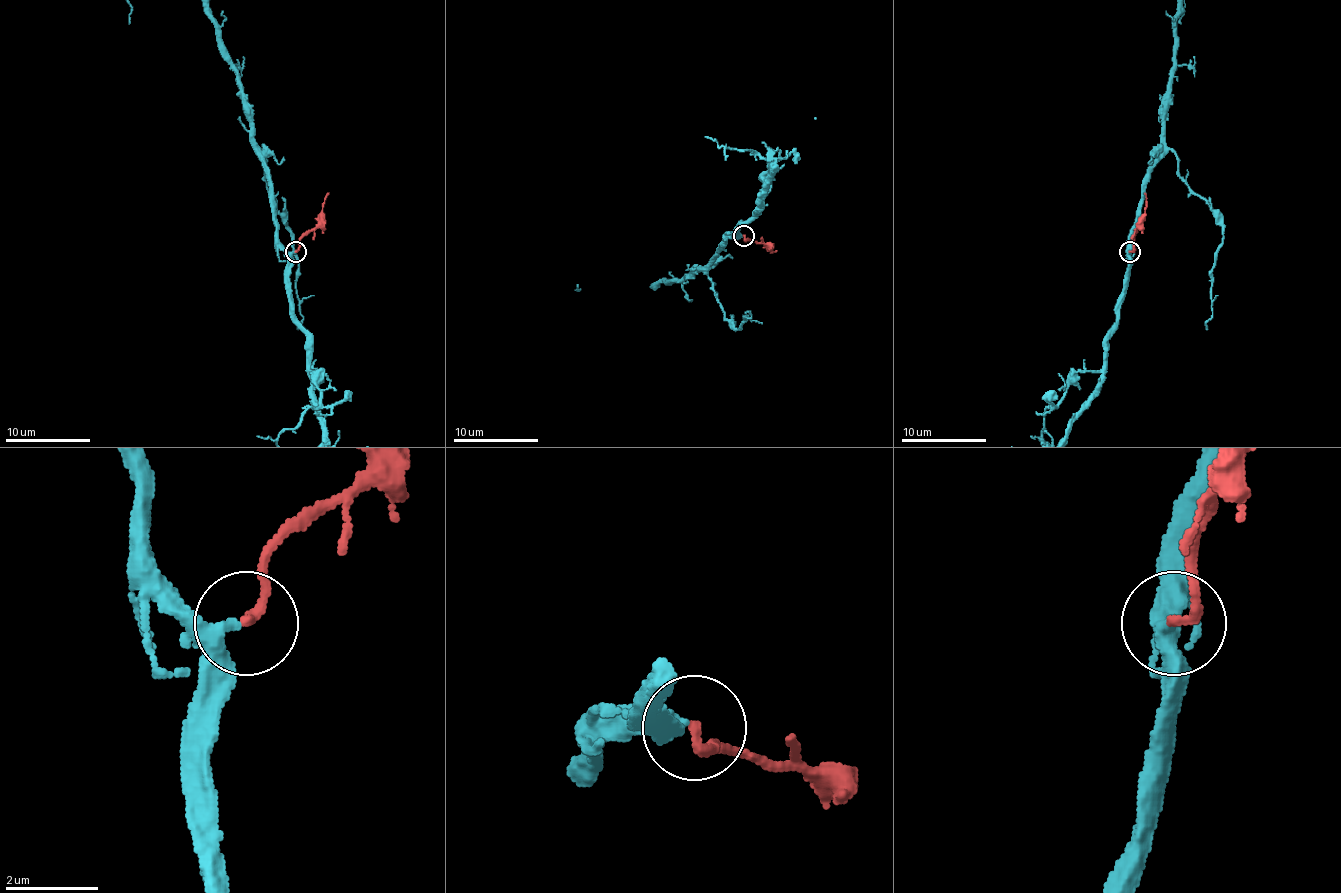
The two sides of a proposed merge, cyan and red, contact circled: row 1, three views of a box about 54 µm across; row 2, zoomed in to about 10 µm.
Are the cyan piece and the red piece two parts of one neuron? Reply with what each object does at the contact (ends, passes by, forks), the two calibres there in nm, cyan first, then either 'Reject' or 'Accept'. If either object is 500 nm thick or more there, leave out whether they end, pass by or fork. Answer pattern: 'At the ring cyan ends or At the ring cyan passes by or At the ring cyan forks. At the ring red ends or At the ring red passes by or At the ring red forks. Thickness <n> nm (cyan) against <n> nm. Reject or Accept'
At the ring cyan passes by. At the ring red ends. Thickness 280 nm (cyan) against 220 nm. Accept

